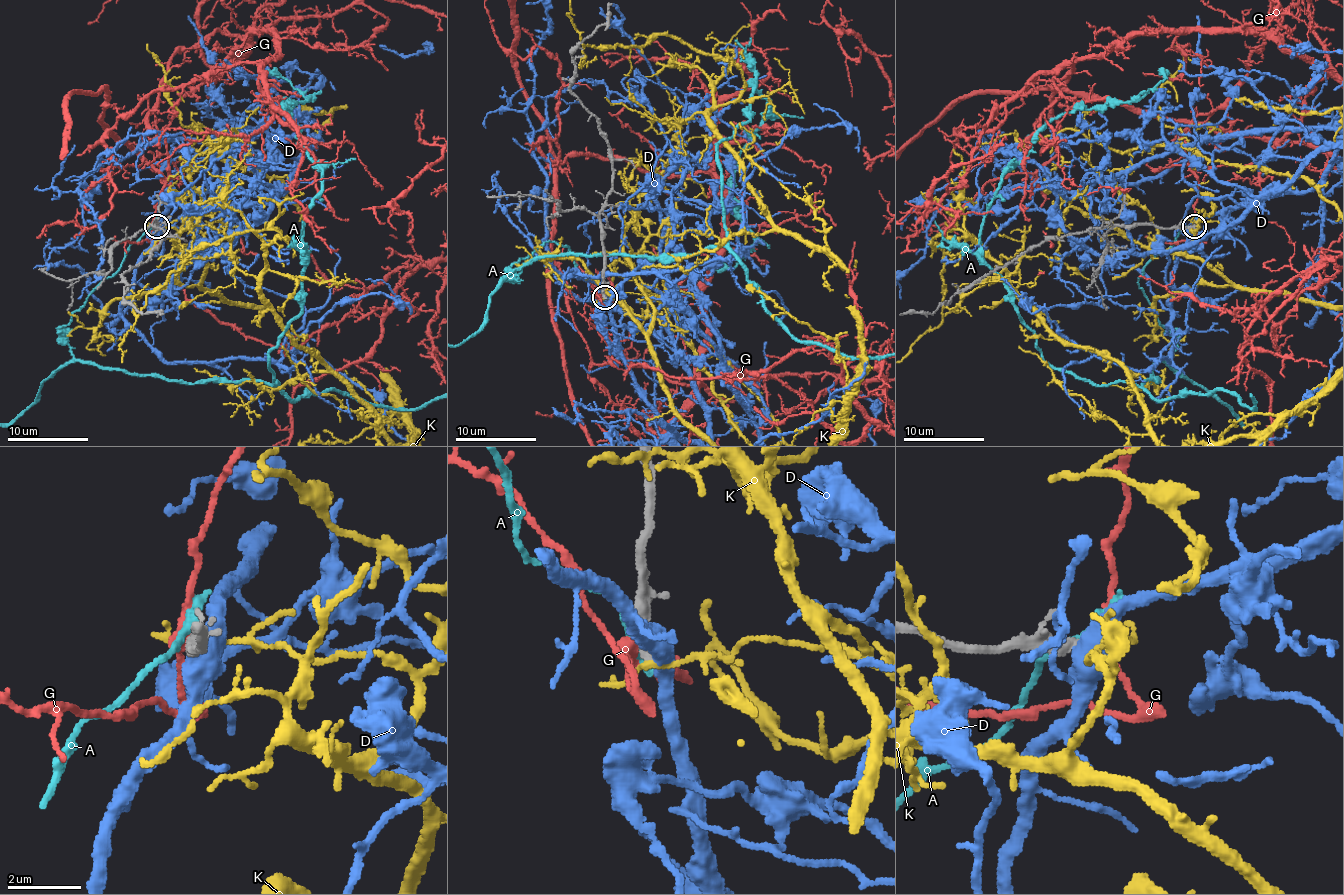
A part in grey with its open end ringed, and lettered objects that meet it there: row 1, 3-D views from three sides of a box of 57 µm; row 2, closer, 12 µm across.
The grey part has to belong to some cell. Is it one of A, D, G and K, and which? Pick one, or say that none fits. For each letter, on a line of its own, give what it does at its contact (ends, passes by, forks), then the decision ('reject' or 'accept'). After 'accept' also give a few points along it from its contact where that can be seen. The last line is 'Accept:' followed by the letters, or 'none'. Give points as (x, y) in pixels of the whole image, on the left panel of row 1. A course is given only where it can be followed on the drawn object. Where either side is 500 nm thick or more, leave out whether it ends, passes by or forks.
A: it passes by | reject
D: reject
G: it passes by | reject
K: it passes by | reject
Accept: none

